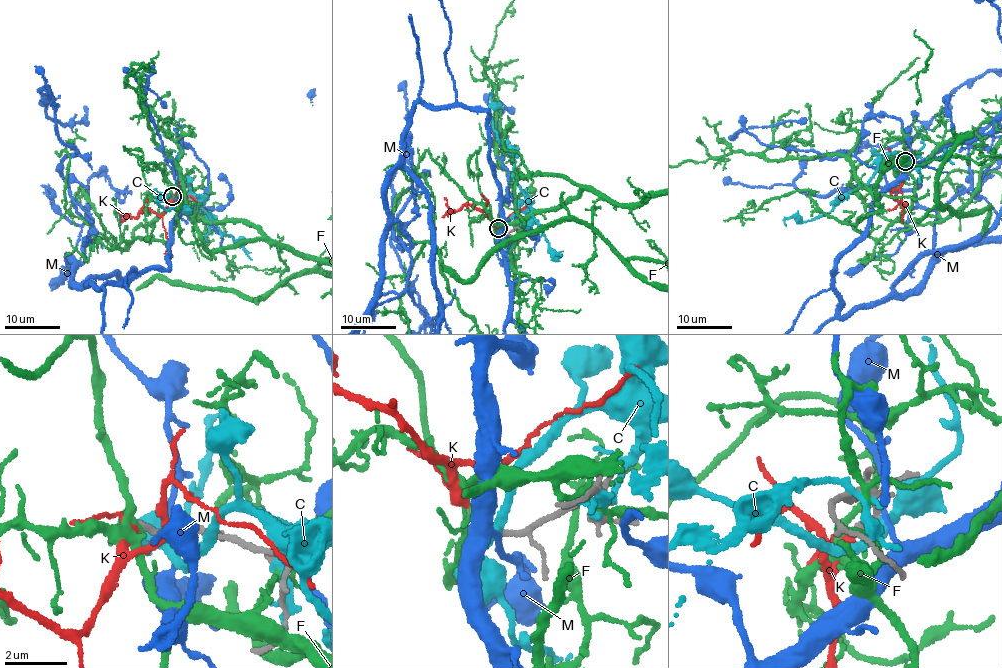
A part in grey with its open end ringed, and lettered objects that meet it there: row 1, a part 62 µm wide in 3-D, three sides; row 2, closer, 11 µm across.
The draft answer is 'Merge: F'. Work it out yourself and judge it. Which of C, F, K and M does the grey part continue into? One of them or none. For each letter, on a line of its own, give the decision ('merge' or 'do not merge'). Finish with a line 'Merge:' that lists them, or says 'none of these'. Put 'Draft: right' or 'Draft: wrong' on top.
Draft: wrong
C: do not merge
F: do not merge
K: merge
M: do not merge
Merge: K

